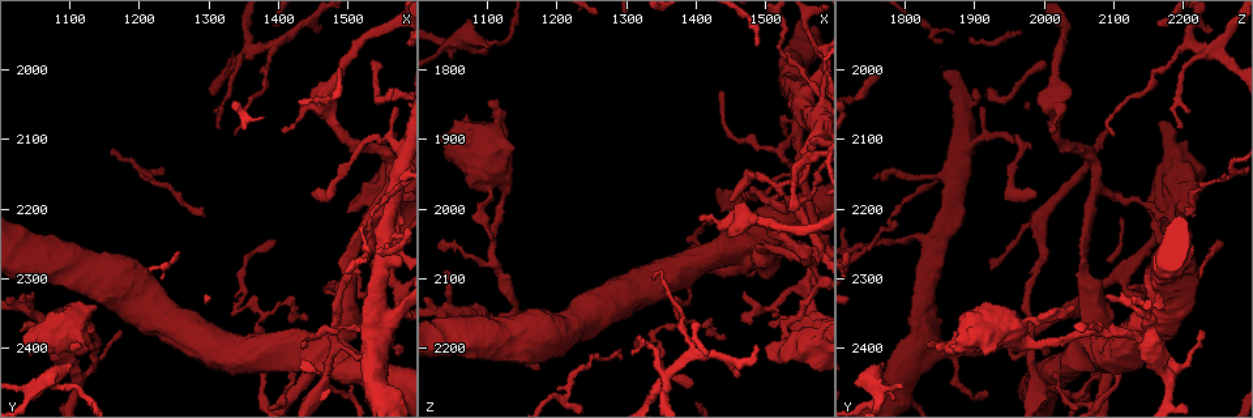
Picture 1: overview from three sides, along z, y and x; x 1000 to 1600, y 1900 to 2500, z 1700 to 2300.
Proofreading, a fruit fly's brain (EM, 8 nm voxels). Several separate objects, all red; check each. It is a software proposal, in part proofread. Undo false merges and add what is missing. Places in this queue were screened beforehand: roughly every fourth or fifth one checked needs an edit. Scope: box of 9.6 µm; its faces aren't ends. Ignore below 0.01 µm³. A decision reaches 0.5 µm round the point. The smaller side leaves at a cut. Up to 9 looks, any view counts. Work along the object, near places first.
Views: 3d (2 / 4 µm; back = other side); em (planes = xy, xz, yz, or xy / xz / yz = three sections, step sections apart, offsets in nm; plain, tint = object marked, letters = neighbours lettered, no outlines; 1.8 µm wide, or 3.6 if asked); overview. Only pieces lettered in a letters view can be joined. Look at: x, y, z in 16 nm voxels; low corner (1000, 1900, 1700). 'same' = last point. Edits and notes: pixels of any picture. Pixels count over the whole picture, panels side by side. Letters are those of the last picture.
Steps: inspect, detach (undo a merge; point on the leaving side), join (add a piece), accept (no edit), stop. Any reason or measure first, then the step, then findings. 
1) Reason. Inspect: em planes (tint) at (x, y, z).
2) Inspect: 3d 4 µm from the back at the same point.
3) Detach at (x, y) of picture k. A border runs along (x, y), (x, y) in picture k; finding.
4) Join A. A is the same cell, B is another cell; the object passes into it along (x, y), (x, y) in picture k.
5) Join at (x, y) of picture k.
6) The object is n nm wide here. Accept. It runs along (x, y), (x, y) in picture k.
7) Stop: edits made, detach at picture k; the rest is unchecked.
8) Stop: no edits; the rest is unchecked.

An open end. Inspect: 3d 4 µm at (1295, 2195, 2205).

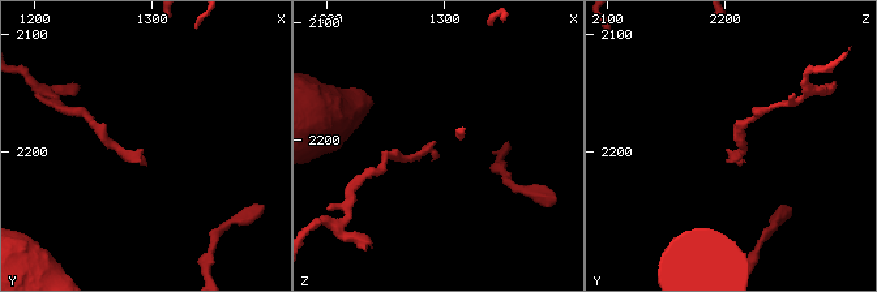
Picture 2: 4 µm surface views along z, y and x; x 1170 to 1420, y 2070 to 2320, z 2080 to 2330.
Now the EM. Inspect: em planes (tint) at (1290, 2200, 2202).

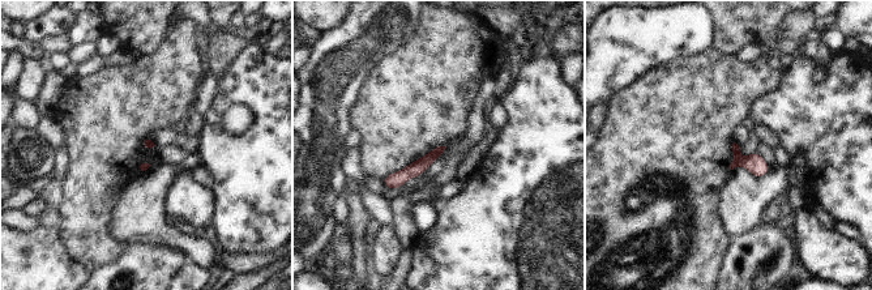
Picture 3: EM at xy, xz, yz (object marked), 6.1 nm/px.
Inspect: em planes (letters) at the same point.

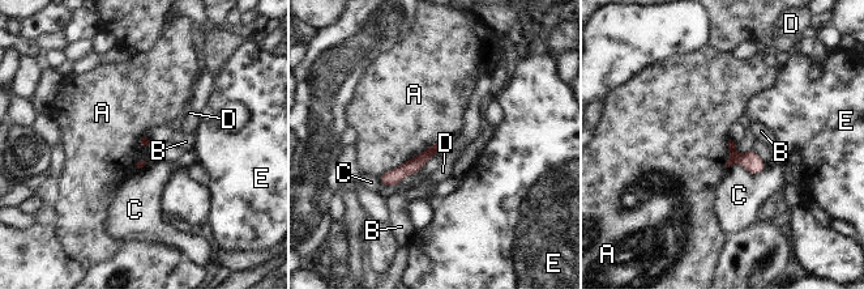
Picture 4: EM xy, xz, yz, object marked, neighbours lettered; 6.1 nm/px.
Accept. A, B, C, D and E are other cells; it runs along (436, 147), (418, 162), (385, 181) in picture 4; no lettered piece goes on from it.

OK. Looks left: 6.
Four-way junction. Inspect: 3d 2 µm at (1360, 1975, 2240).

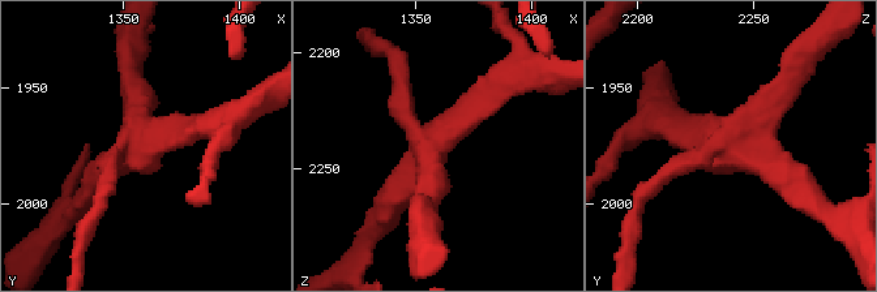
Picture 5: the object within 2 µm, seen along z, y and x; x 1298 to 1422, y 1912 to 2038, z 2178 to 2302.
4 arms meet here; shape alone is not enough. Inspect: em planes (letters) at (1358, 1973, 2239).

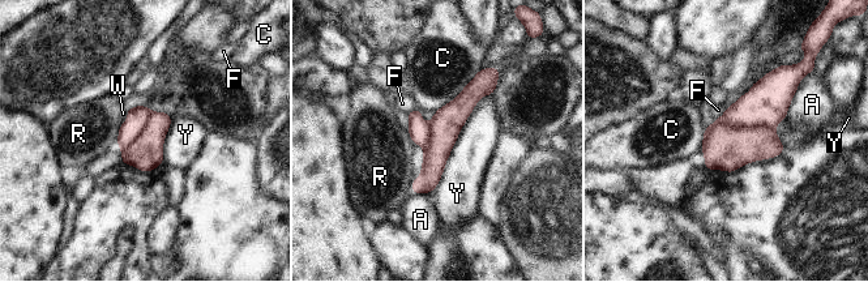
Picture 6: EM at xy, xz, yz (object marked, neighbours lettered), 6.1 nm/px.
Detach at (766, 103) of picture 6. A, C, F, R, W and Y are other cells; a border runs along (725, 114), (742, 124), (773, 128) in picture 6; a second neuron is stuck on.

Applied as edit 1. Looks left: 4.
Inspect: overview.

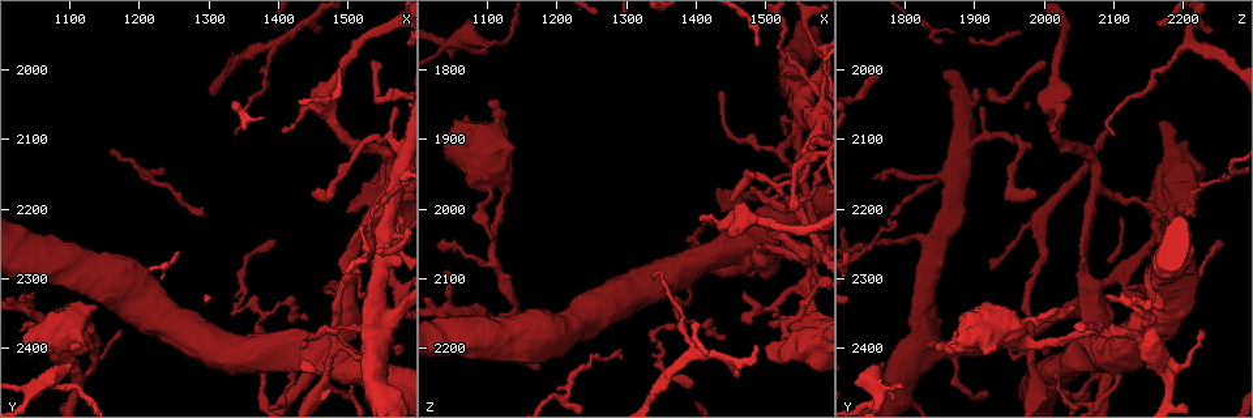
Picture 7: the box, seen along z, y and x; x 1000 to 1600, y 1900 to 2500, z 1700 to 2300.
Free end. Inspect: 3d 2 µm at (1045, 2320, 2090).

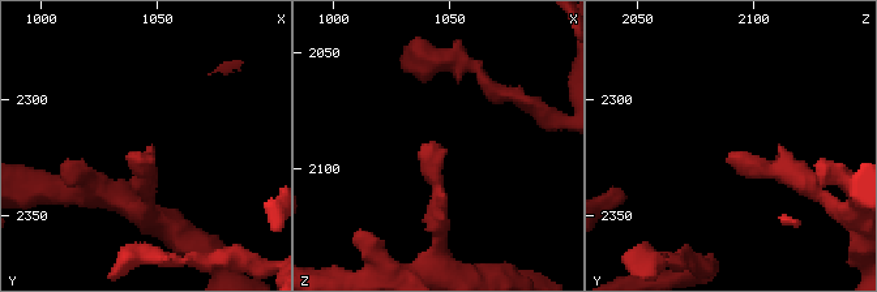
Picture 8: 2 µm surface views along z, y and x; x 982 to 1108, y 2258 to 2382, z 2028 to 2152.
Need the tissue. Inspect: em planes (tint) at (1041, 2325, 2089).

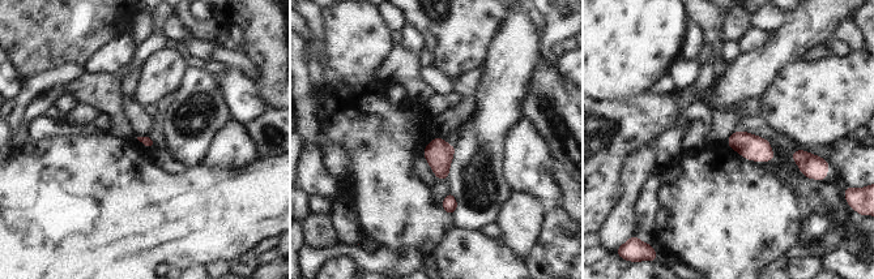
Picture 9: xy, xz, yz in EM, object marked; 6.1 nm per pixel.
Inspect: em planes (letters) at the same point.

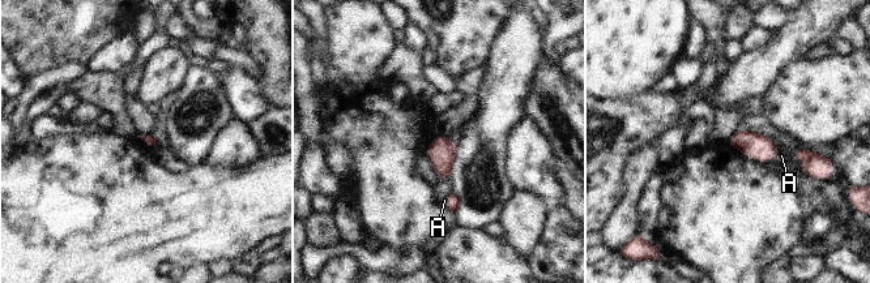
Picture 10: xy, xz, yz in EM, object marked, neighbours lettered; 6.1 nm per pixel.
Join A. A is the same cell; the object passes into it along (753, 145), (776, 153), (781, 155) in picture 10; it goes on there.

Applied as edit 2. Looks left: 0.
Stop: edits made, detach at picture 6, join at picture 10; the rest is unchecked.

